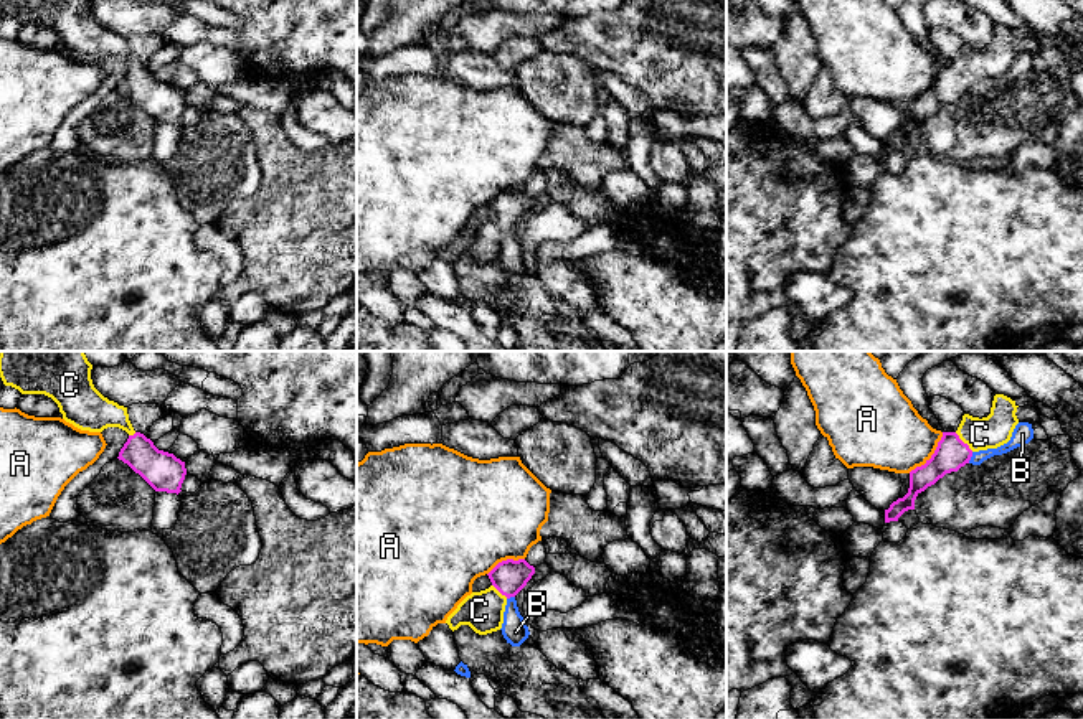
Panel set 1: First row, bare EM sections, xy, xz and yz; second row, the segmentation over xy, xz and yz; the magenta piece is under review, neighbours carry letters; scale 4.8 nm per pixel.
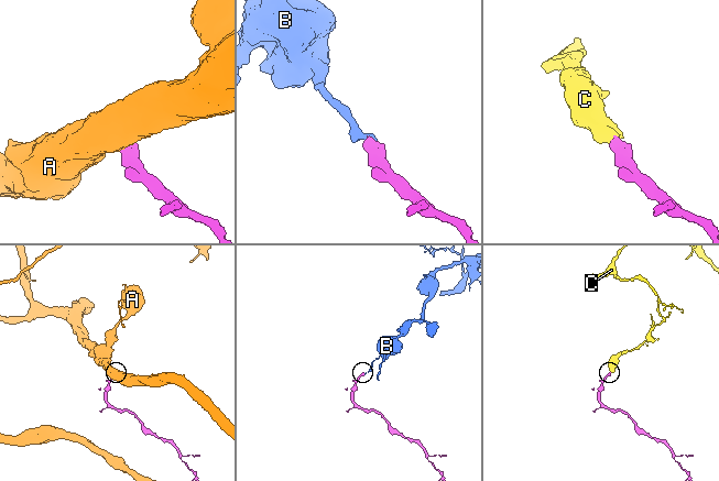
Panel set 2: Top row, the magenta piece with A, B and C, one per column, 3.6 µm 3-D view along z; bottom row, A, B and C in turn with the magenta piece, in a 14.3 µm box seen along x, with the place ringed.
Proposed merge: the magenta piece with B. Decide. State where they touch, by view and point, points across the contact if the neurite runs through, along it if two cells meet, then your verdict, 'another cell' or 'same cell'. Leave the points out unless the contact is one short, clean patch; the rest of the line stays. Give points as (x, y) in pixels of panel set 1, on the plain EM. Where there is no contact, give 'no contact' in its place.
yz (971, 86) | along yz (973, 83), (968, 93) | another cell

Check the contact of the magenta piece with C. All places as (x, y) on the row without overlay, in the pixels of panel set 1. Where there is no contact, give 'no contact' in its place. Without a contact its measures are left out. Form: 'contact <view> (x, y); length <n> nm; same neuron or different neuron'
contact yz (963, 73); length 130 nm; same neuron

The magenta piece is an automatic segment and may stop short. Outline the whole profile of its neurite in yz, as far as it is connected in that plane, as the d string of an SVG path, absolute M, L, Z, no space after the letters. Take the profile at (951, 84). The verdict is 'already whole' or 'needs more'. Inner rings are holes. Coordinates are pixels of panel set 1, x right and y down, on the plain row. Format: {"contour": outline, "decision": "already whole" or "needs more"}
{"contour": "M996 25L987 48L964 45L956 63L943 63L931 89L910 102L908 124L885 140L885 153L898 152L905 142L915 140L915 130L921 122L969 94L974 82L1007 74L1019 54L1017 38L1010 28Z", "decision": "needs more"}

